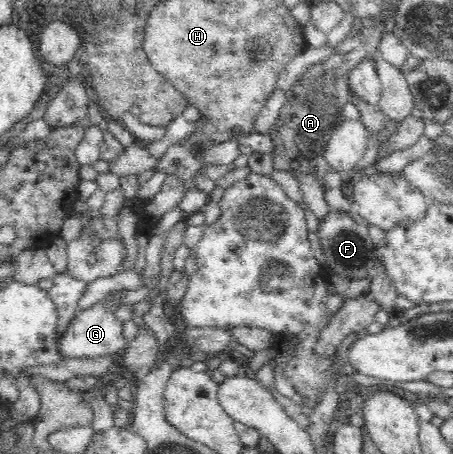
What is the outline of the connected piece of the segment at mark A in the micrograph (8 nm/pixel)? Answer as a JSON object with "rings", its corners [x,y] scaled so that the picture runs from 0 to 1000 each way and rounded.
{"rings":[[[823,37],[823,44],[823,57],[804,55],[797,62],[797,95],[790,104],[764,117],[742,115],[717,134],[684,143],[629,203],[631,227],[594,289],[594,300],[605,313],[600,346],[607,374],[631,377],[649,392],[687,388],[713,405],[713,419],[722,416],[713,390],[731,370],[715,350],[715,335],[737,282],[751,278],[766,260],[759,238],[777,216],[770,198],[770,159],[790,139],[808,132],[808,123],[832,121],[830,104],[850,70],[848,51],[839,51],[834,37]]]}

